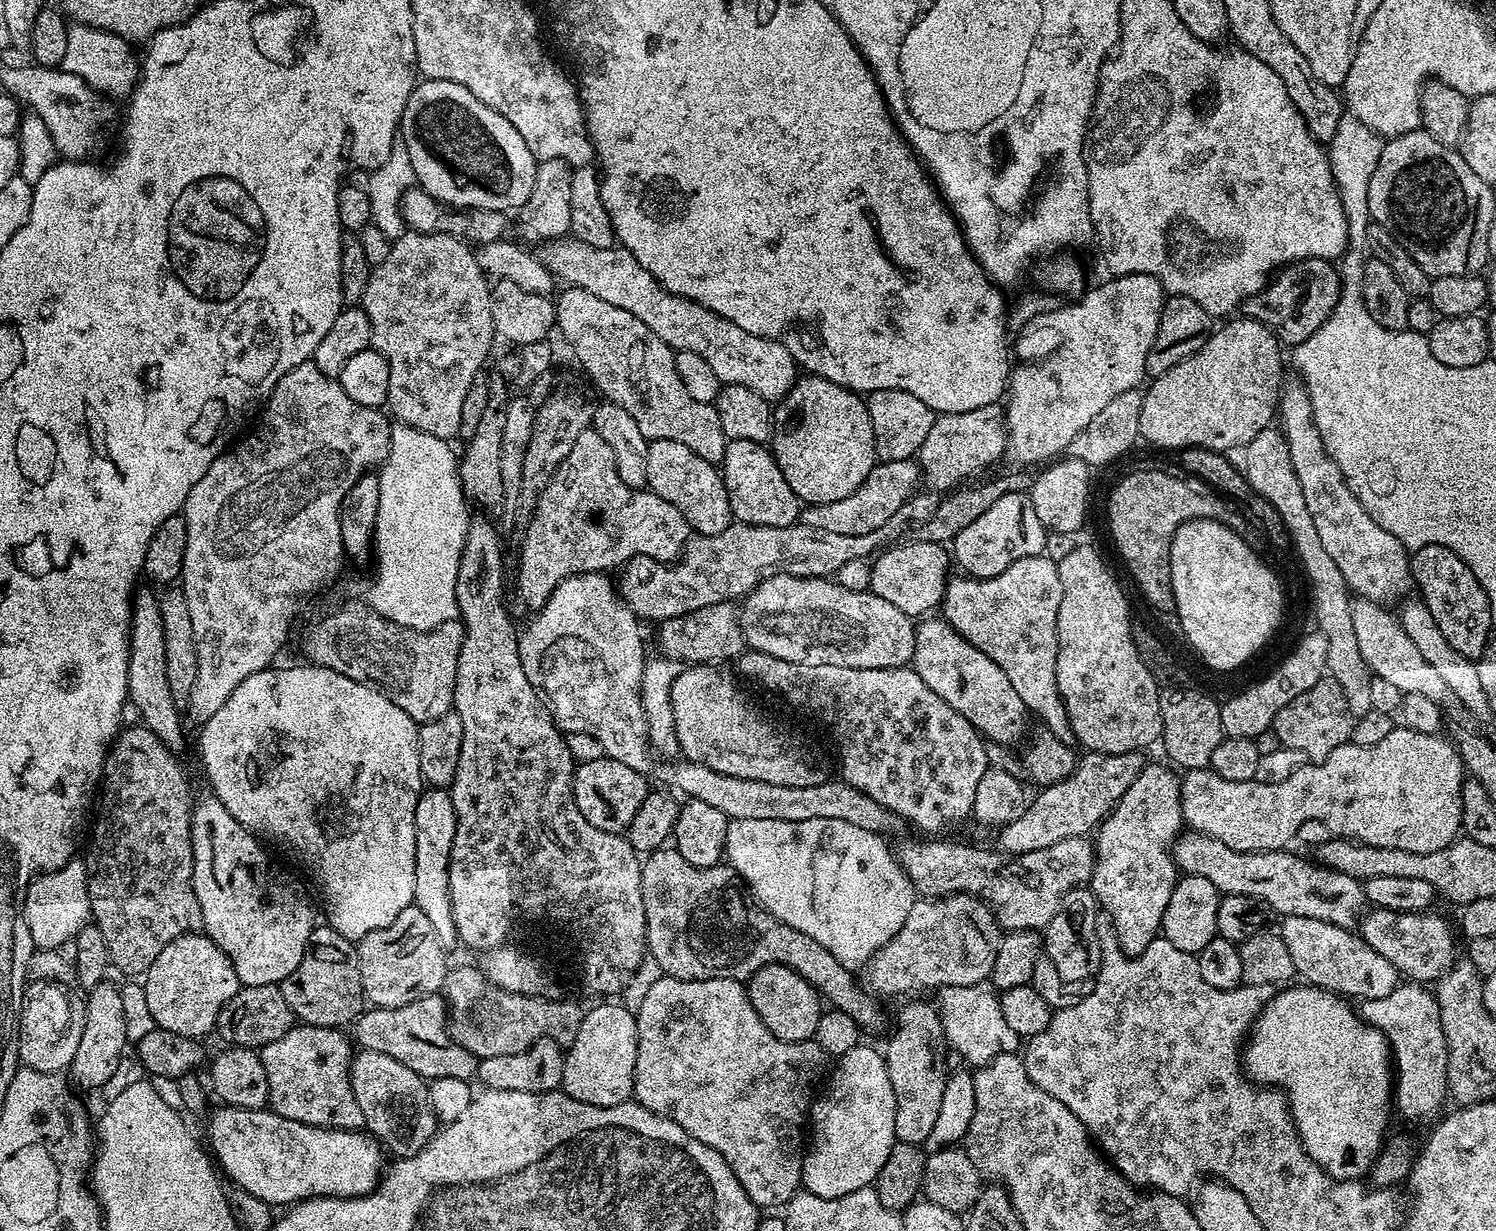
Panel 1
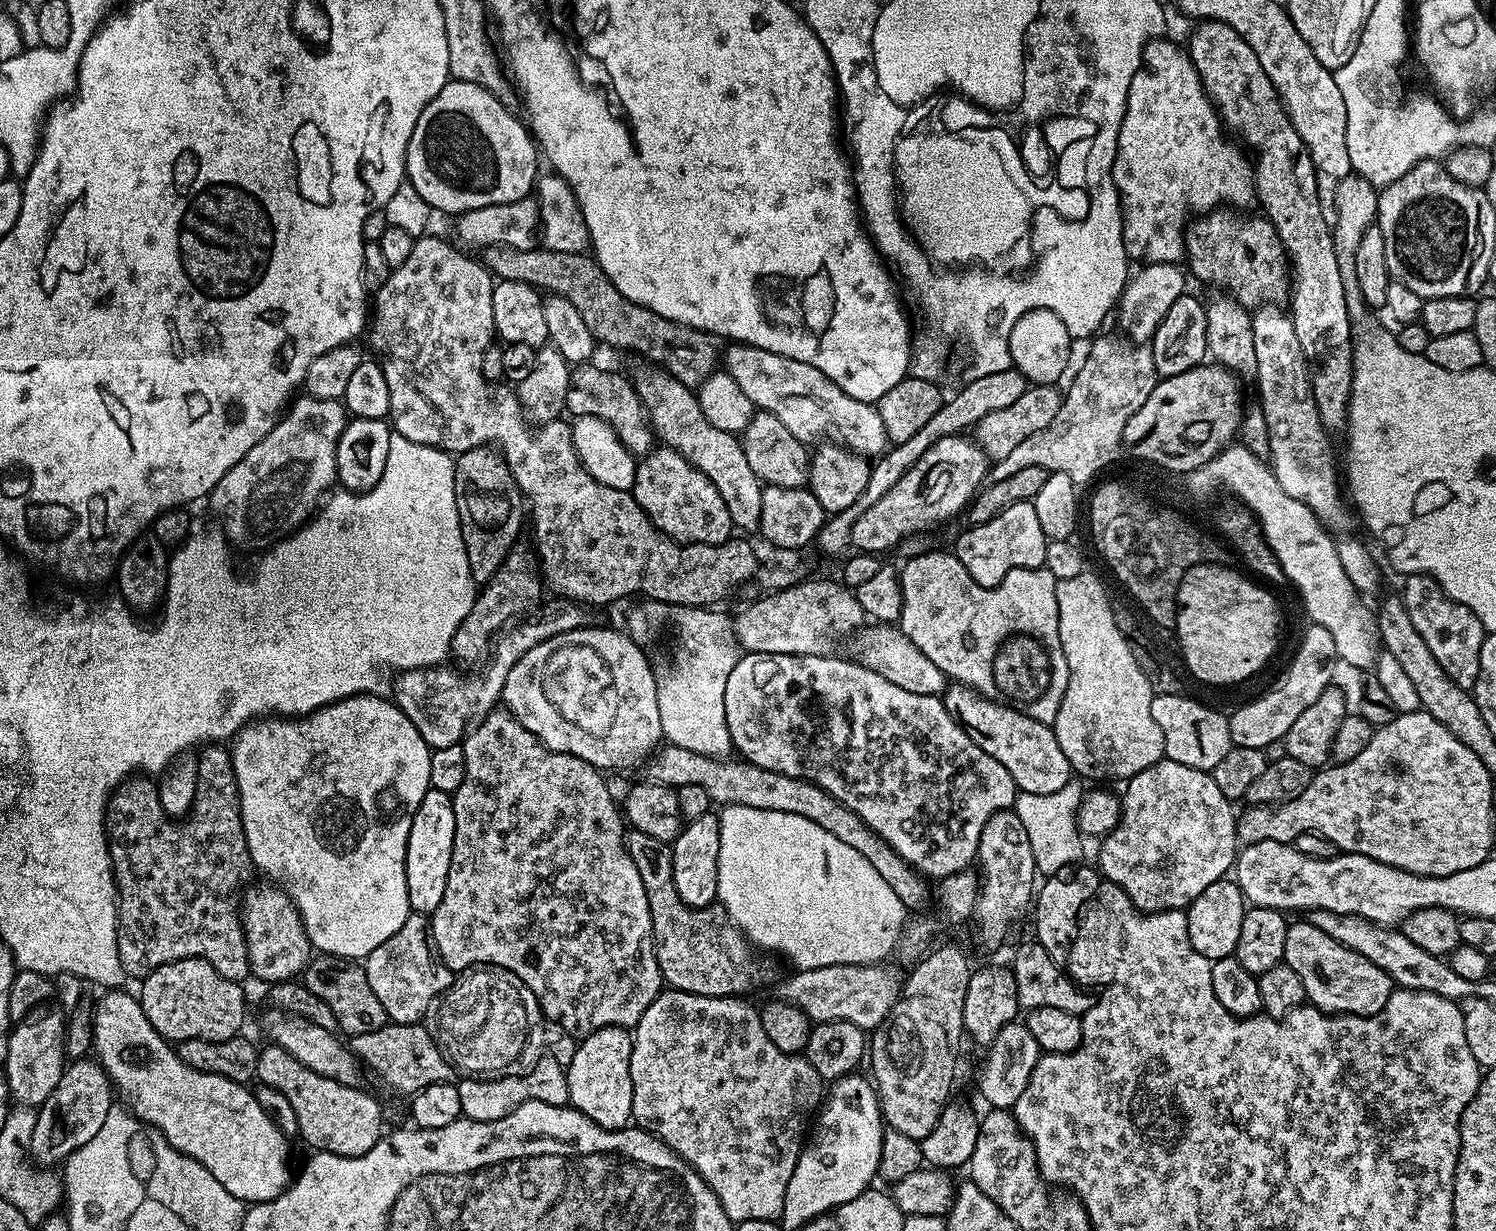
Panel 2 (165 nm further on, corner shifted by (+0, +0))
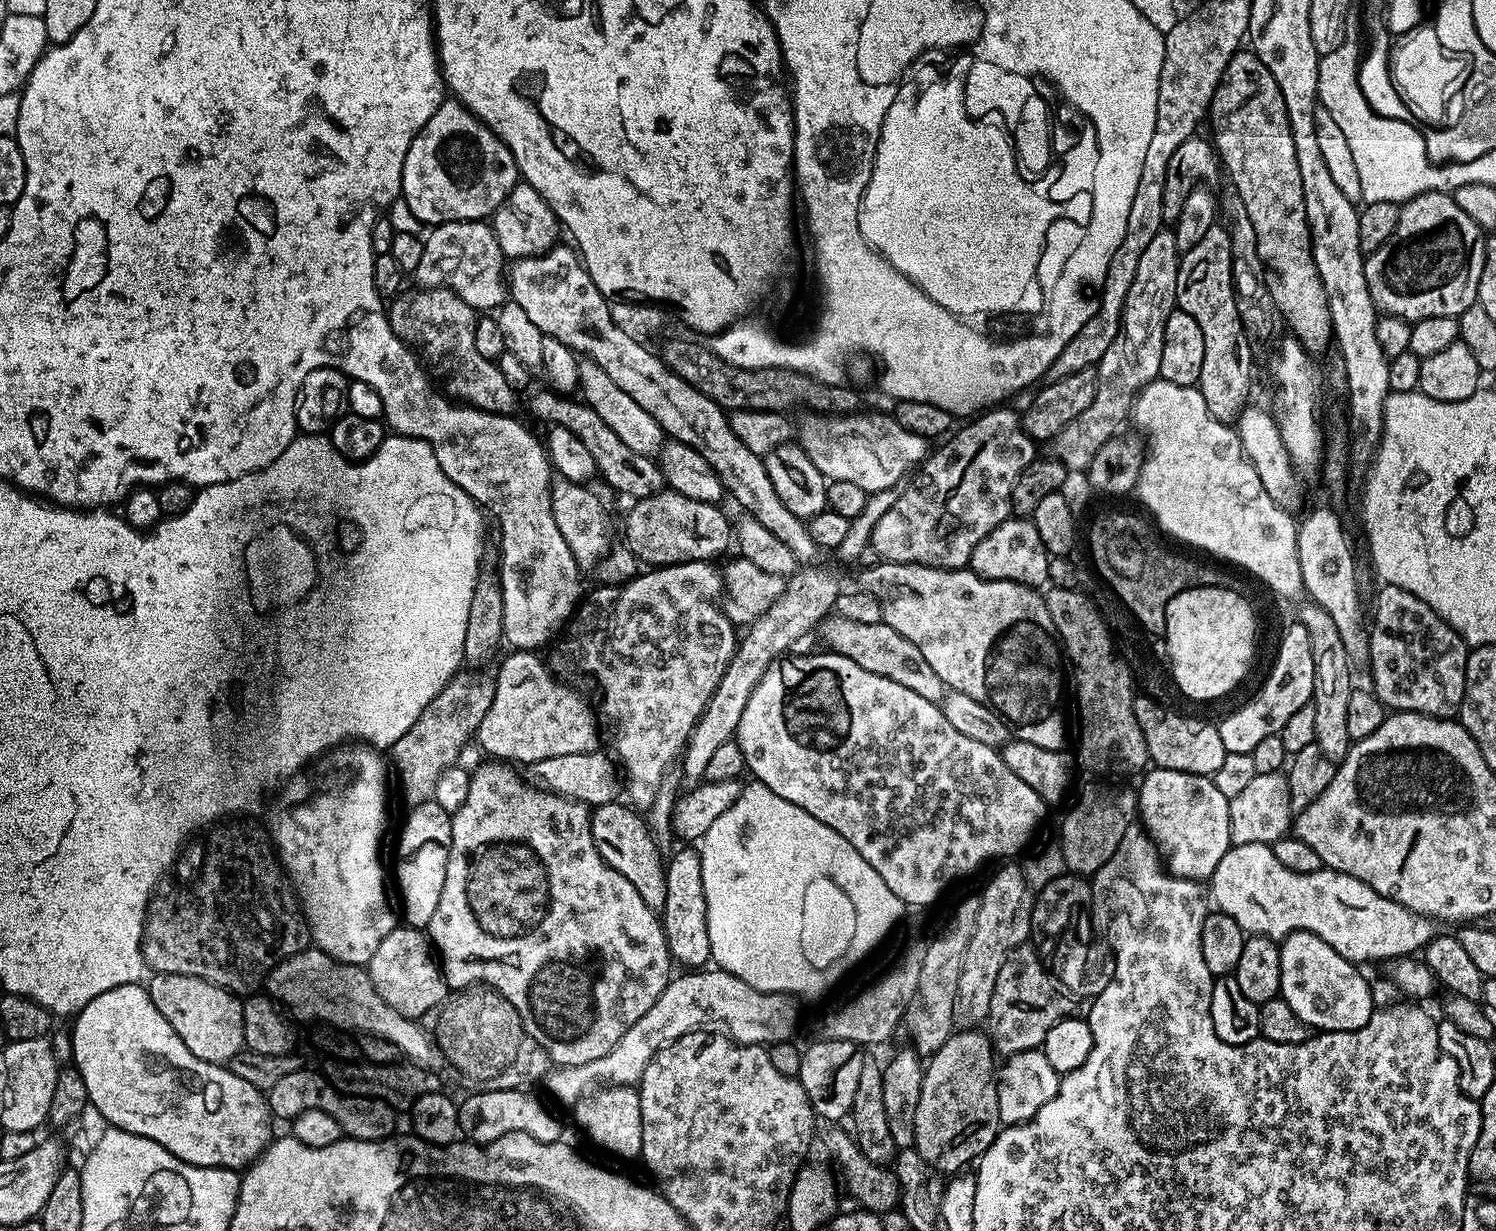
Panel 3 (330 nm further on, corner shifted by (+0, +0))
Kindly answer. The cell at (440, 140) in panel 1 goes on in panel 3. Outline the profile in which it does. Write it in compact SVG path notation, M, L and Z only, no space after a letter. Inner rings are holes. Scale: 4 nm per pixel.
M448 98L438 106L438 110L434 110L430 122L422 126L414 142L410 142L410 150L406 150L406 162L402 166L400 190L402 199L406 206L410 206L414 218L418 218L421 225L435 226L451 220L484 220L491 217L520 179L514 154L507 144L500 141L478 116L464 107L459 100Z

